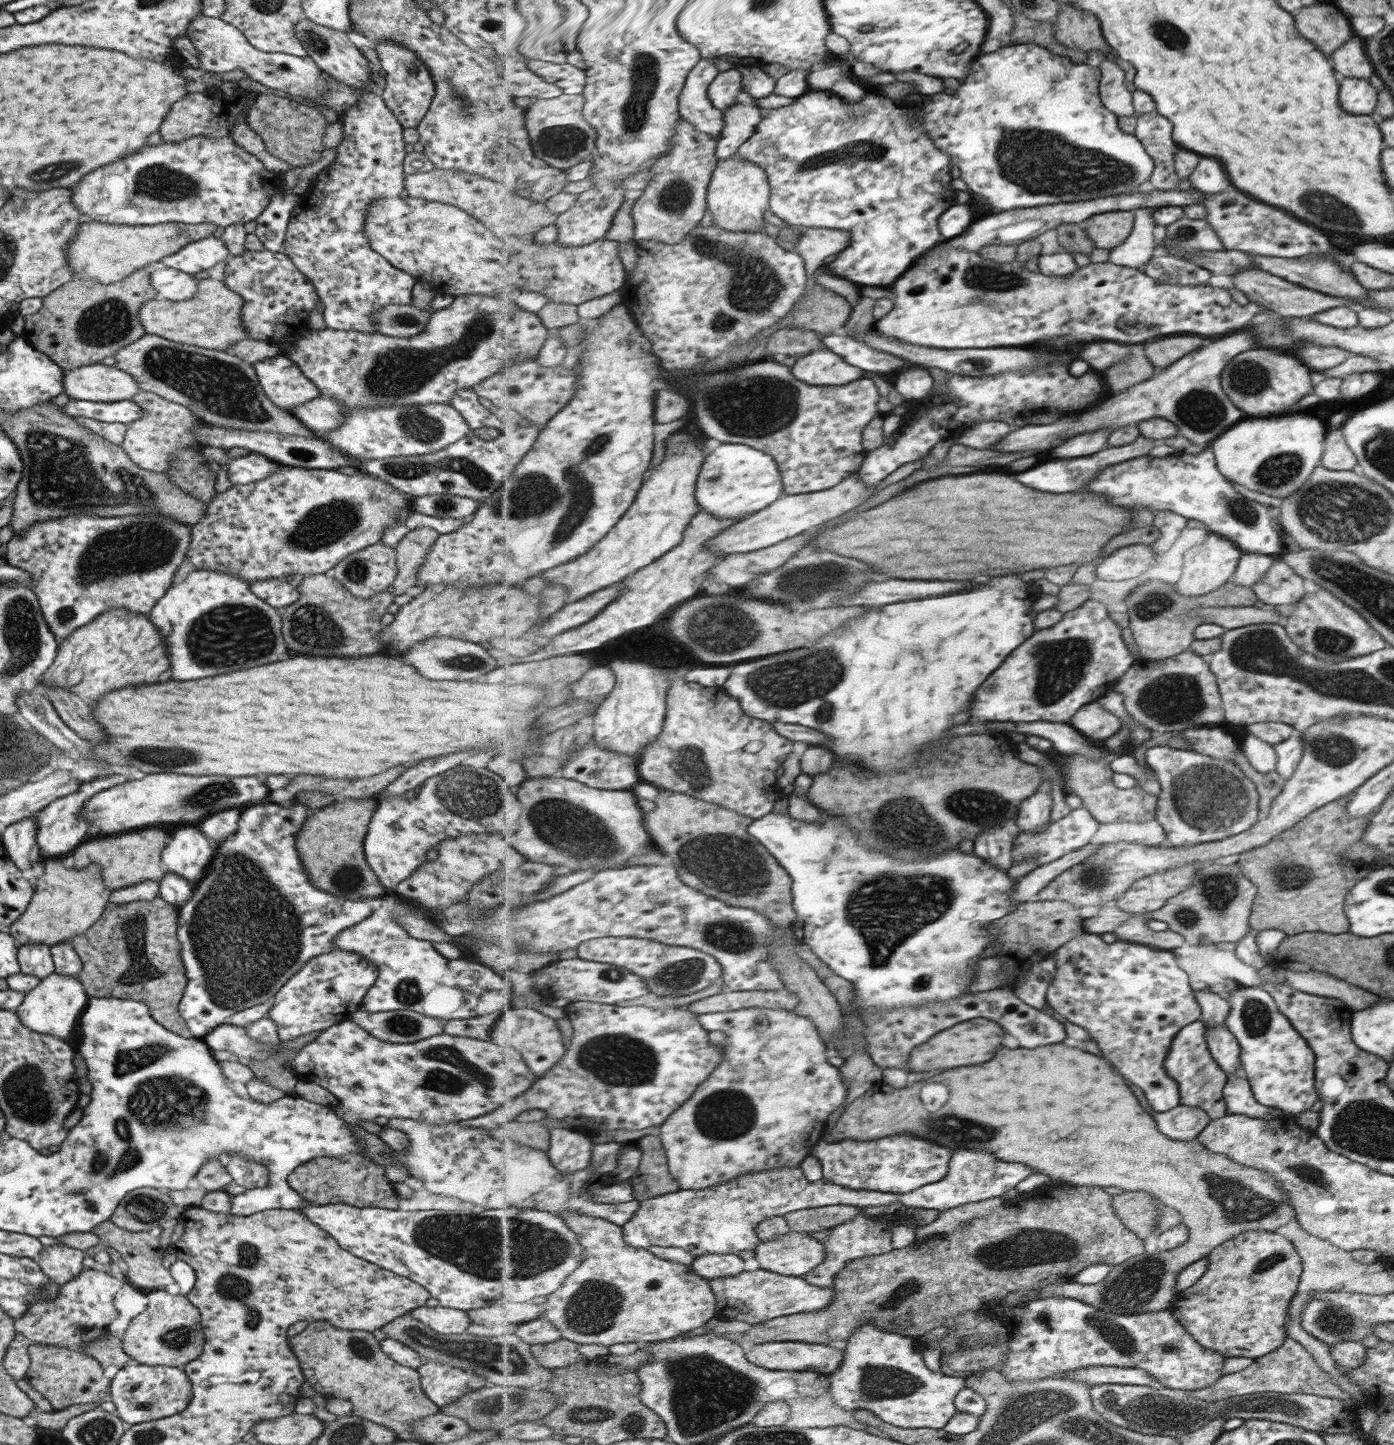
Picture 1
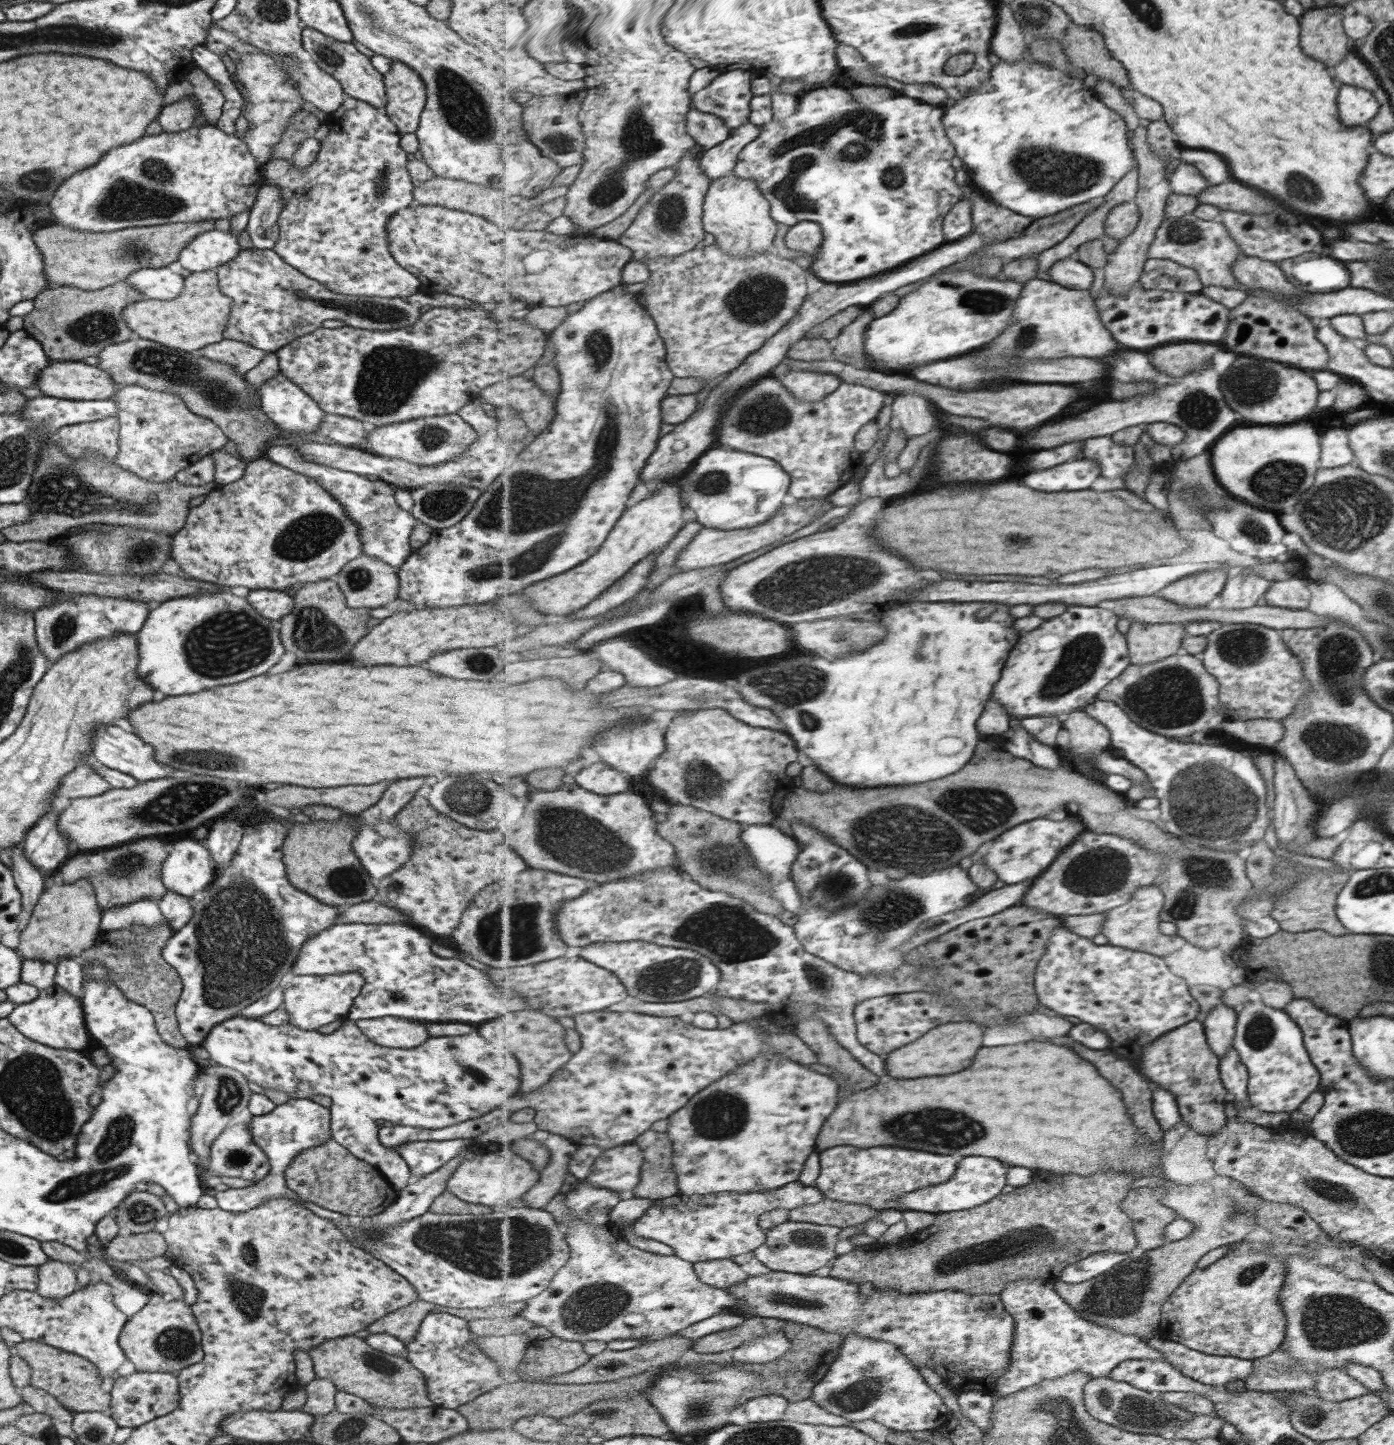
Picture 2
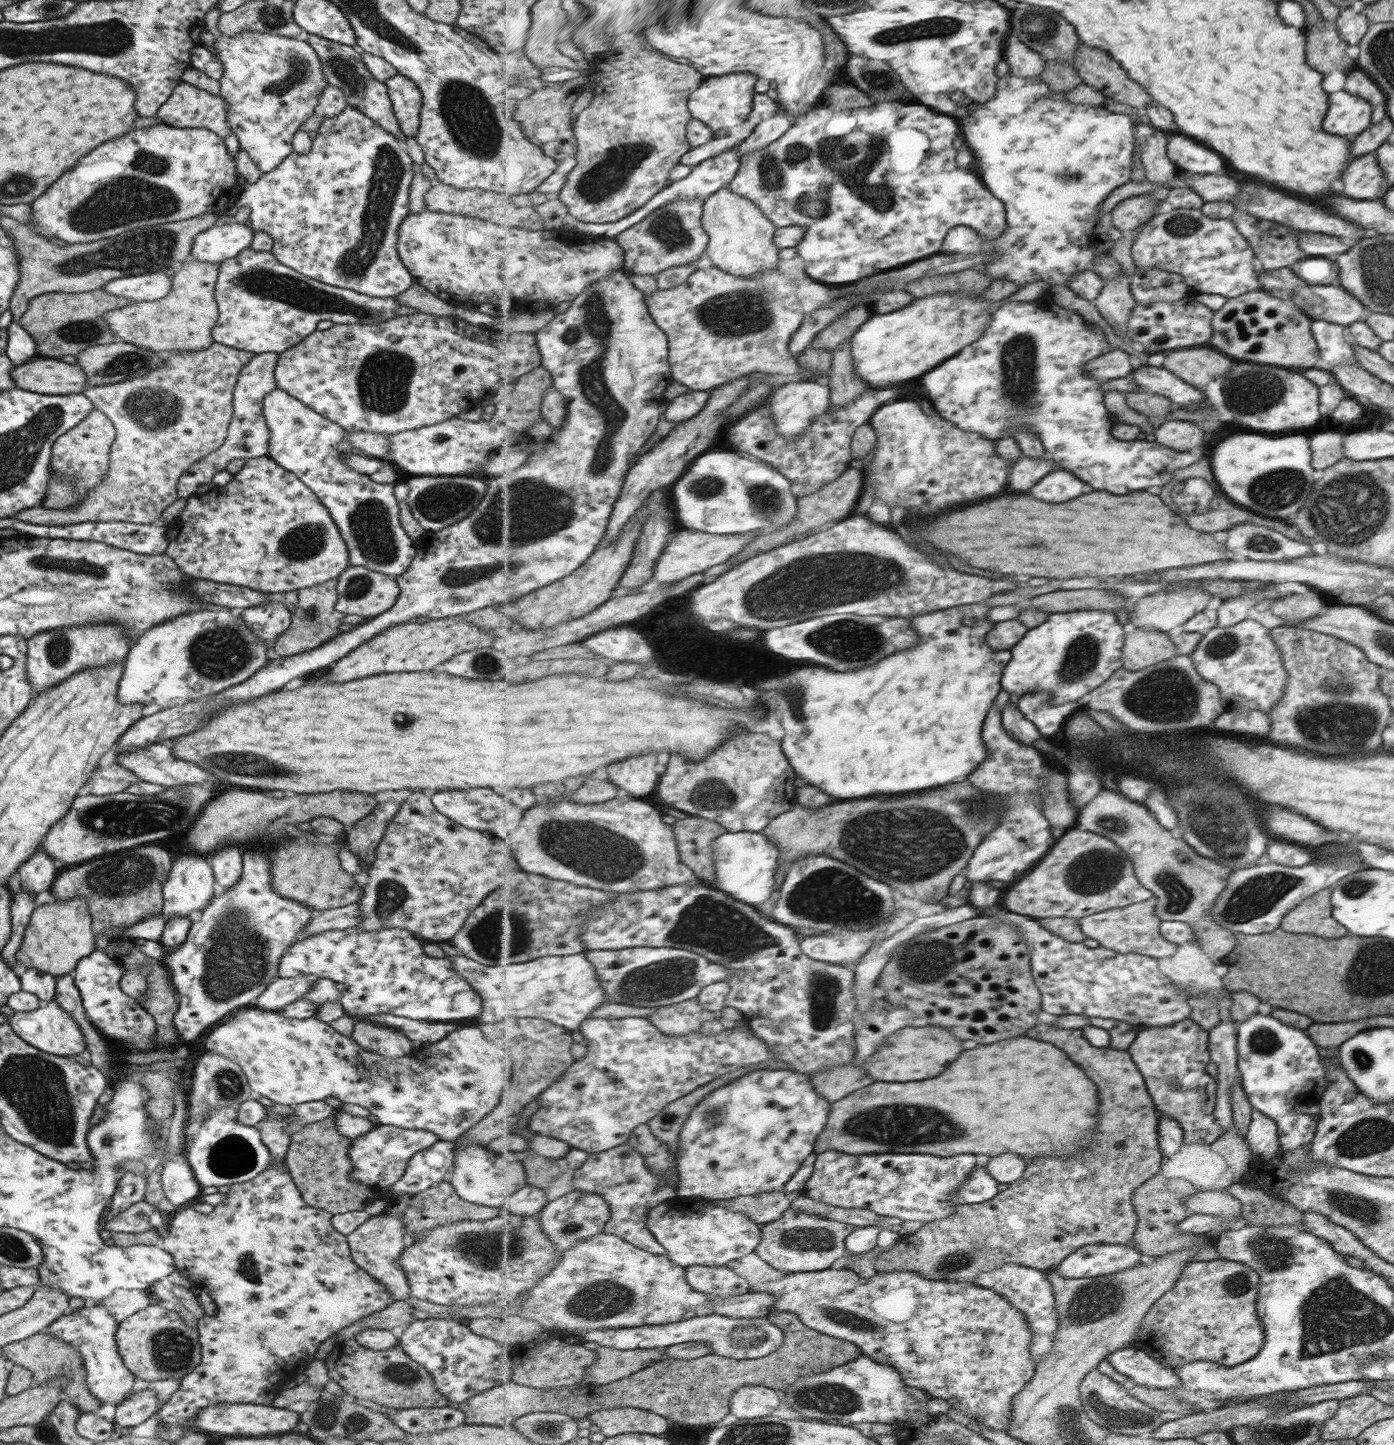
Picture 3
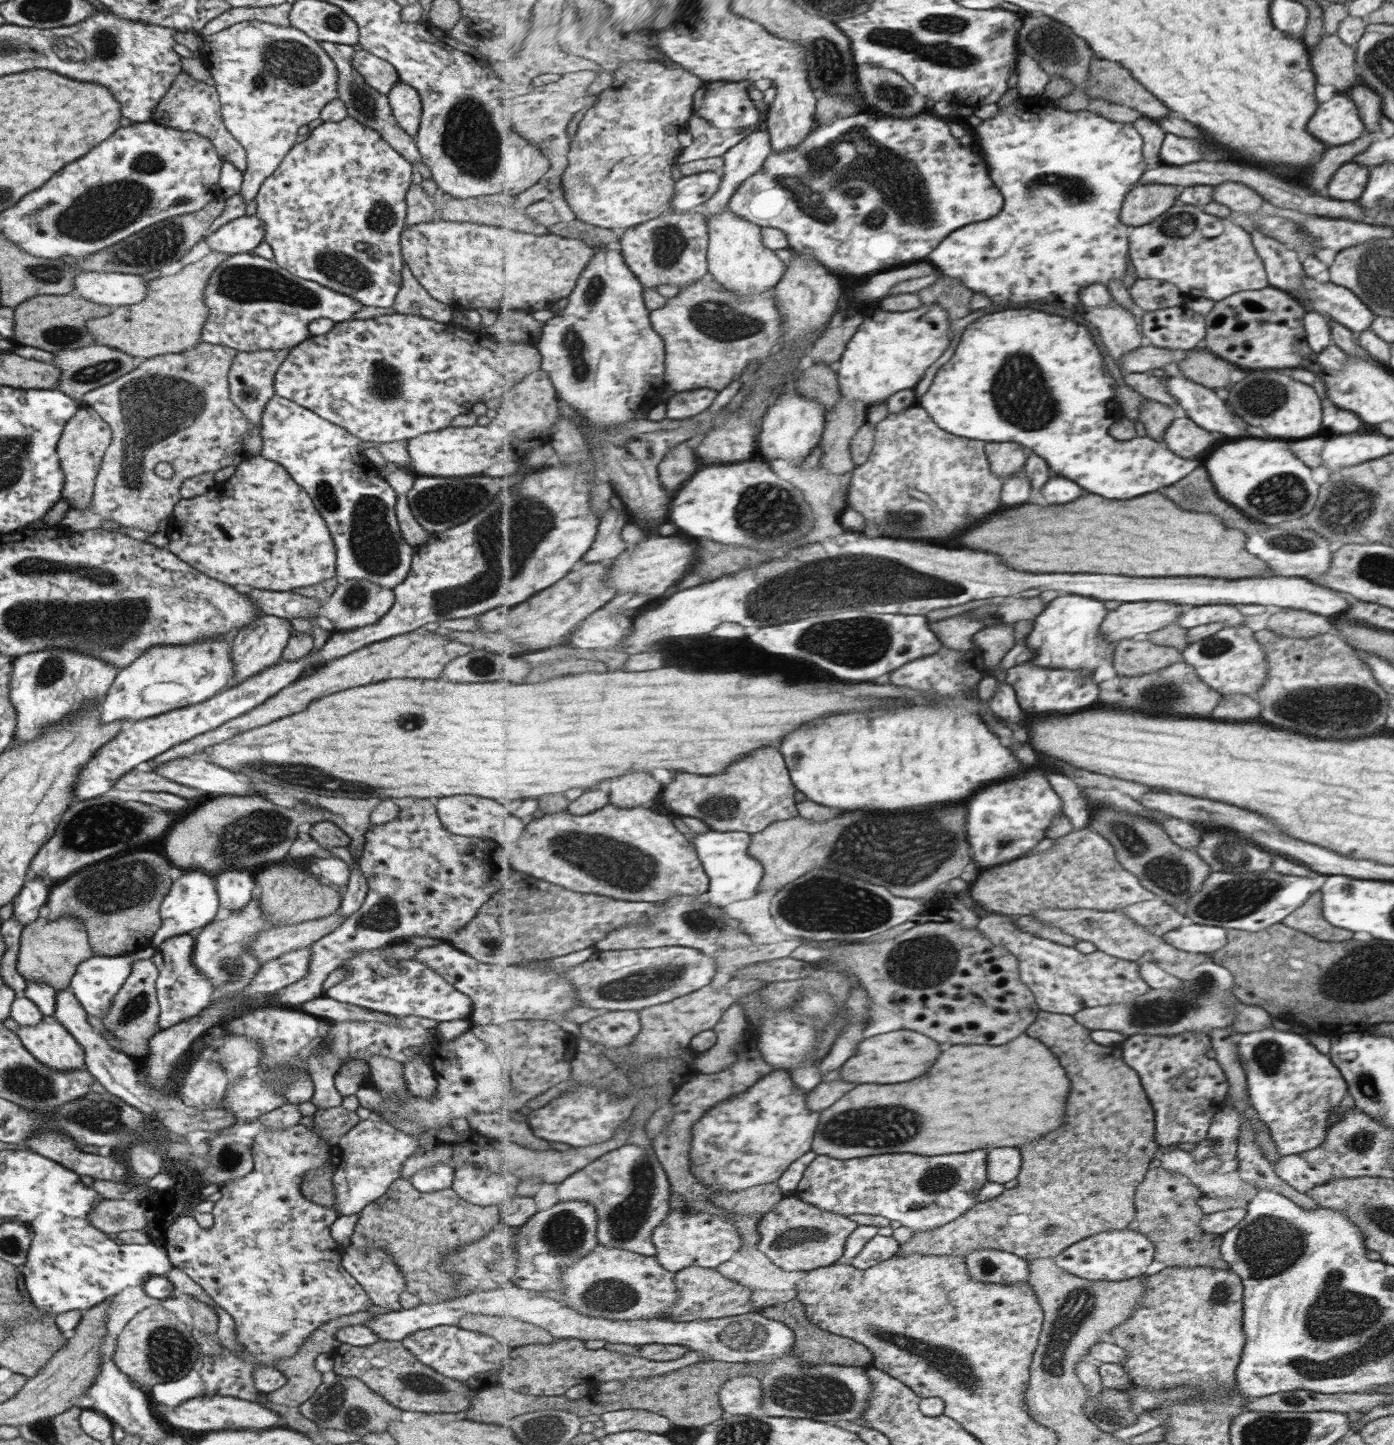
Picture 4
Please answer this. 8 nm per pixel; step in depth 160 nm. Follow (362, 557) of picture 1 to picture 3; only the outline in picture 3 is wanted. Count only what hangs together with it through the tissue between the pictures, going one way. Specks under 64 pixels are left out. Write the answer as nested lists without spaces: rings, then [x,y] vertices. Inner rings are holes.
[[[348,565],[336,579],[338,594],[333,610],[369,620],[391,608],[399,594],[394,577],[364,566]]]

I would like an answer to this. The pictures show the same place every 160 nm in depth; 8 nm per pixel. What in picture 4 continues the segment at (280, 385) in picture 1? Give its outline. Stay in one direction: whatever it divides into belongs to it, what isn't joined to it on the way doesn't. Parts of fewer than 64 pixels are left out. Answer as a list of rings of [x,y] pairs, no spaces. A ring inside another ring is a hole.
[[[273,395],[259,425],[263,458],[277,462],[308,494],[325,521],[336,552],[338,579],[368,580],[385,588],[398,585],[409,572],[415,548],[400,535],[394,504],[396,492],[357,450],[361,442],[340,426],[286,398]]]

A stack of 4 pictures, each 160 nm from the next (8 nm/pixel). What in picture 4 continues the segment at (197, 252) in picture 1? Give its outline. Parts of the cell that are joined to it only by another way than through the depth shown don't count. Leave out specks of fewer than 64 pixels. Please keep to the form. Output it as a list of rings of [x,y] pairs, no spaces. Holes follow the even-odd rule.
[[[254,215],[240,216],[204,237],[208,249],[226,255],[251,253],[263,241],[262,222]]]

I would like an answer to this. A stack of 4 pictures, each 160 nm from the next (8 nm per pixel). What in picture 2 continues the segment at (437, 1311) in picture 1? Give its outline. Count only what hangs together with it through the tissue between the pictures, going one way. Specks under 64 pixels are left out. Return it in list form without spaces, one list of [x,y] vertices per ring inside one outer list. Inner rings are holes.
[[[429,1312],[422,1318],[413,1340],[405,1344],[405,1359],[424,1376],[426,1395],[433,1405],[456,1409],[496,1386],[514,1382],[511,1376],[501,1376],[497,1365],[470,1342],[472,1336],[463,1318]]]

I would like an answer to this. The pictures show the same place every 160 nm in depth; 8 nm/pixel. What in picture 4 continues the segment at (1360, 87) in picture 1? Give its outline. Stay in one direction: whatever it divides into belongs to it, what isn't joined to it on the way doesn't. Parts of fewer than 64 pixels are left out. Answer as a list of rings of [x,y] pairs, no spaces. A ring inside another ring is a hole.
[[[1333,96],[1331,100],[1321,102],[1321,110],[1313,114],[1313,126],[1309,126],[1309,130],[1313,130],[1313,134],[1317,134],[1321,142],[1329,142],[1331,147],[1341,146],[1355,141],[1355,138],[1359,140],[1359,134],[1363,132],[1363,122],[1356,103],[1343,96]]]

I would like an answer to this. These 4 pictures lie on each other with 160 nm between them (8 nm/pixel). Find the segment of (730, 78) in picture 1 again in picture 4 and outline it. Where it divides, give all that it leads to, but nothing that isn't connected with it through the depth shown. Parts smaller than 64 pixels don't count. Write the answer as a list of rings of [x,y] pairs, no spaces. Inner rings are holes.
[[[717,81],[705,82],[696,92],[694,98],[694,114],[698,114],[701,118],[706,118],[713,126],[743,126],[749,127],[749,130],[759,131],[765,125],[765,118],[762,112],[755,104],[750,94],[750,87],[753,85],[751,81]]]

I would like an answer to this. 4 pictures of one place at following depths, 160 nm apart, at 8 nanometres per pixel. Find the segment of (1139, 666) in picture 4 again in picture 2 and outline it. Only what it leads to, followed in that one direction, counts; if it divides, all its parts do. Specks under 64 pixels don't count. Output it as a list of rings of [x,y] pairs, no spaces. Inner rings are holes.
[[[1132,621],[1126,633],[1132,664],[1148,665],[1180,653],[1181,640],[1185,636],[1184,626],[1181,623],[1149,624]]]

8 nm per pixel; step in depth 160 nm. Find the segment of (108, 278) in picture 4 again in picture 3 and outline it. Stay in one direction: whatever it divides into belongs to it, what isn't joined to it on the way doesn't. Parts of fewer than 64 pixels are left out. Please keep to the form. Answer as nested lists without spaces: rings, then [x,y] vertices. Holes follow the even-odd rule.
[[[163,271],[114,278],[102,286],[109,294],[131,300],[131,302],[156,301],[170,289],[170,277]]]

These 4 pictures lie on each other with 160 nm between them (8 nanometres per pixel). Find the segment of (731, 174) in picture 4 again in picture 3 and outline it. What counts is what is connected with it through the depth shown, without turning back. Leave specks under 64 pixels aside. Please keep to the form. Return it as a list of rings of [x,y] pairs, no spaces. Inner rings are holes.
[[[778,105],[778,109],[772,118],[767,122],[758,124],[753,135],[749,136],[739,146],[739,158],[745,158],[747,154],[759,152],[769,144],[773,144],[773,142],[782,138],[791,129],[792,125],[793,118],[788,115],[783,105]]]

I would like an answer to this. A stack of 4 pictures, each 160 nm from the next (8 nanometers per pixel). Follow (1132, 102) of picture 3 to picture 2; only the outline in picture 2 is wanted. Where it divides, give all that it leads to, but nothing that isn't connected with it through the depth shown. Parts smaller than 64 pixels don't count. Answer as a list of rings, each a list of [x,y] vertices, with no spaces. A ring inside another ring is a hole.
[[[1072,23],[1064,34],[1062,45],[1066,50],[1069,61],[1073,65],[1081,67],[1087,74],[1095,73],[1101,79],[1112,80],[1114,85],[1119,88],[1134,89],[1128,70],[1120,60],[1117,60],[1112,55],[1112,51],[1109,50],[1103,34],[1097,32],[1092,26]]]

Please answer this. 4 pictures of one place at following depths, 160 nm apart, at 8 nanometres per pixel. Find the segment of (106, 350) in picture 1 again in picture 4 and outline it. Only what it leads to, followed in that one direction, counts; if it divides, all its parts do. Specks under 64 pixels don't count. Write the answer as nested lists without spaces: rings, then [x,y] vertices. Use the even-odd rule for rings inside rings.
[[[37,295],[24,300],[14,308],[13,334],[10,340],[19,346],[32,346],[51,353],[93,345],[94,338],[85,328],[86,322],[103,316],[112,309],[109,305],[101,306],[80,296]]]

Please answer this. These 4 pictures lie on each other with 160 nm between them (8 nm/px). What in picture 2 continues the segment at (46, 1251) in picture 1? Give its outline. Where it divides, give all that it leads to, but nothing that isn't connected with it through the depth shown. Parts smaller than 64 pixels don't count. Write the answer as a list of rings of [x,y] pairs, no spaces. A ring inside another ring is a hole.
[[[48,1259],[37,1270],[38,1283],[34,1291],[39,1296],[60,1299],[76,1289],[75,1267],[70,1264]]]

